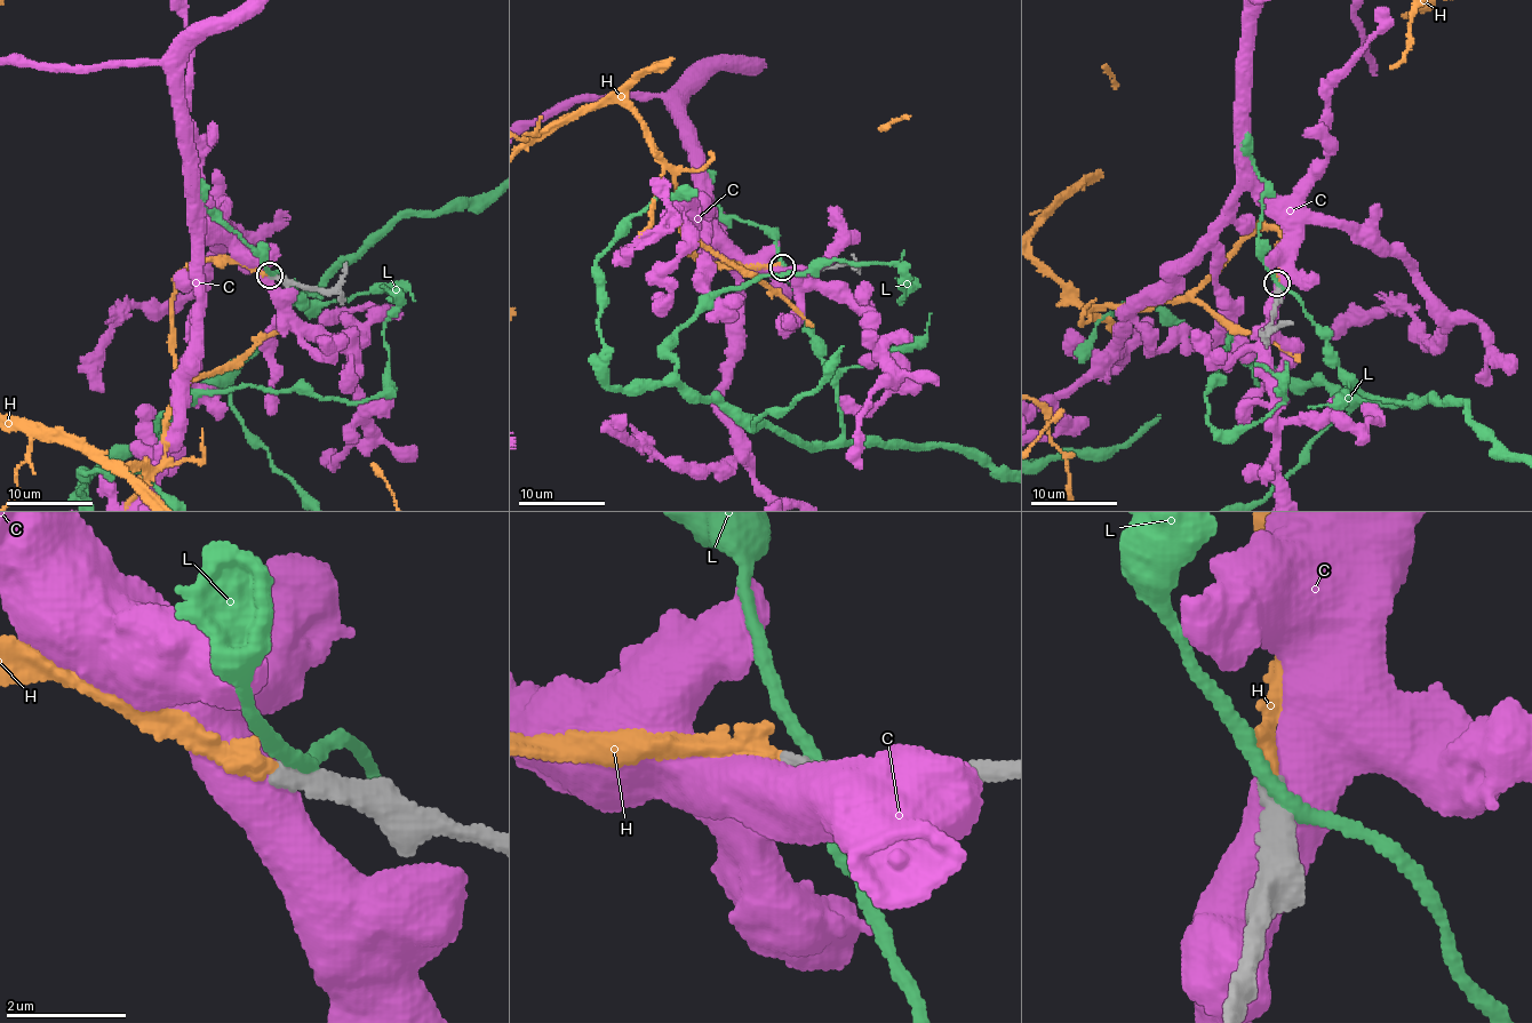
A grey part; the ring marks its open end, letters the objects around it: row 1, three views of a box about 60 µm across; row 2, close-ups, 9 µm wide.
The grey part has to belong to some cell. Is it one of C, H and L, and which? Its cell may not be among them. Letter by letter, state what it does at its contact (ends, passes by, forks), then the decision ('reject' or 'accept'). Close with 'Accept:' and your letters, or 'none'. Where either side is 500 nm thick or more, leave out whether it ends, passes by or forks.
C: reject
H: it ends | accept
L: it passes by | reject
Accept: H

